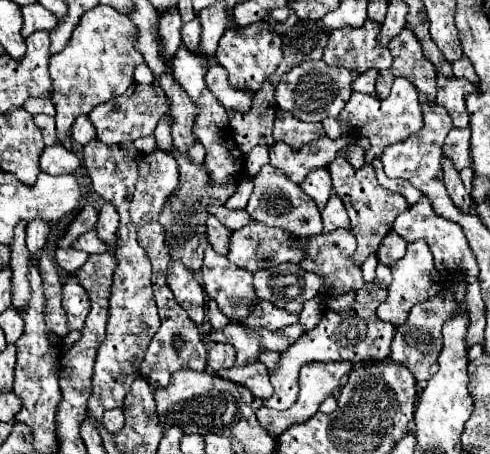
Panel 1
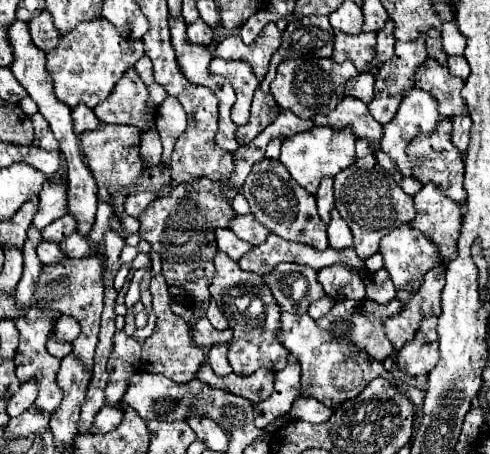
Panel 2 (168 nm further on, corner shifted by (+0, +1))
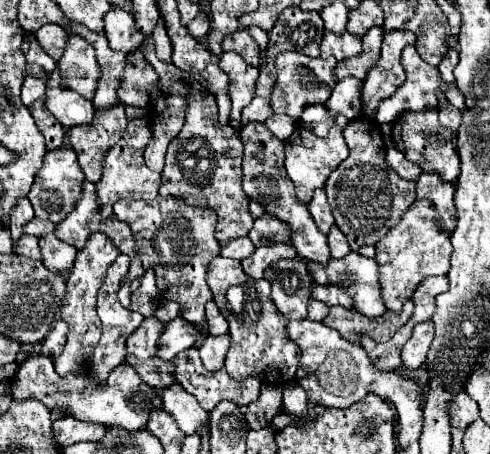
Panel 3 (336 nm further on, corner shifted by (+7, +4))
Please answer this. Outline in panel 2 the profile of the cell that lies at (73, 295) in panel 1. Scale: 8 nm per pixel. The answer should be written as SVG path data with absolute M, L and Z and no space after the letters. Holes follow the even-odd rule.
M60 316L56 326L54 326L54 336L58 340L66 340L66 342L72 342L76 336L80 334L80 324L76 324L76 318L72 316Z

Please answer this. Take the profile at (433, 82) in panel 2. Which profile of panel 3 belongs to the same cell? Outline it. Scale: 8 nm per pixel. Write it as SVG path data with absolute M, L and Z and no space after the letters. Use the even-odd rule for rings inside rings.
M405 47L401 55L403 69L407 73L405 83L397 93L385 99L377 109L377 123L391 123L397 113L403 111L425 111L437 107L437 89L447 93L449 85L441 79L437 67L425 63L415 47Z

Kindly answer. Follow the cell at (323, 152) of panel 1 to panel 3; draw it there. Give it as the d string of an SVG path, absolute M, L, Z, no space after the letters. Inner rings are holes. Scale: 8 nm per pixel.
M339 115L339 117L335 117L335 125L333 125L333 129L329 129L329 135L325 139L315 137L307 129L295 129L293 135L285 141L285 169L287 169L289 179L295 185L295 195L297 195L297 199L301 203L307 205L311 201L311 197L313 197L313 191L323 187L329 173L333 169L337 169L337 165L341 161L347 159L349 147L347 147L345 139L343 139L343 129L345 129L347 123L349 123L349 119Z

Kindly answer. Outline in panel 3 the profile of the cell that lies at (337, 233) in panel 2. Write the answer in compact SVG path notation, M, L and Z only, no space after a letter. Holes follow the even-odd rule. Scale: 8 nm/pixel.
M337 225L331 227L327 239L329 239L329 247L331 247L331 257L333 257L333 259L341 259L341 257L345 257L347 253L351 253L347 239L345 239L345 235L339 231Z

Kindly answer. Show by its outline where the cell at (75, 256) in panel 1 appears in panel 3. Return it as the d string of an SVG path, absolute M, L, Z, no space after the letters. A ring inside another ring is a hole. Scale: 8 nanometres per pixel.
M23 235L17 239L17 243L13 243L17 255L25 255L31 259L41 259L41 251L39 251L39 239L33 235Z

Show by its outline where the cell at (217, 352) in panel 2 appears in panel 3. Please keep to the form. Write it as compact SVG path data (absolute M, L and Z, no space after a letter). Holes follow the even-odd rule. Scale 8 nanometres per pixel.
M207 335L199 345L203 367L209 369L209 371L219 371L223 367L223 363L225 363L229 343L231 343L229 335L219 335L219 337Z

